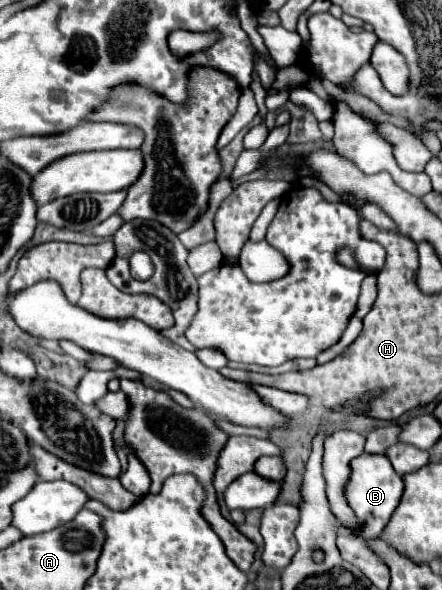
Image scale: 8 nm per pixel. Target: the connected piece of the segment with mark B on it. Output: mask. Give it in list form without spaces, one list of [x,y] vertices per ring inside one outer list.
[[[364,453],[358,459],[354,459],[350,483],[346,485],[346,497],[348,497],[350,507],[358,515],[358,519],[362,519],[362,523],[364,523],[364,529],[362,529],[362,535],[360,537],[374,539],[374,537],[380,535],[380,531],[390,521],[394,509],[398,507],[400,497],[402,497],[402,491],[404,491],[404,481],[392,469],[392,465],[390,465],[390,461],[388,461],[386,455],[370,455],[370,453]]]

